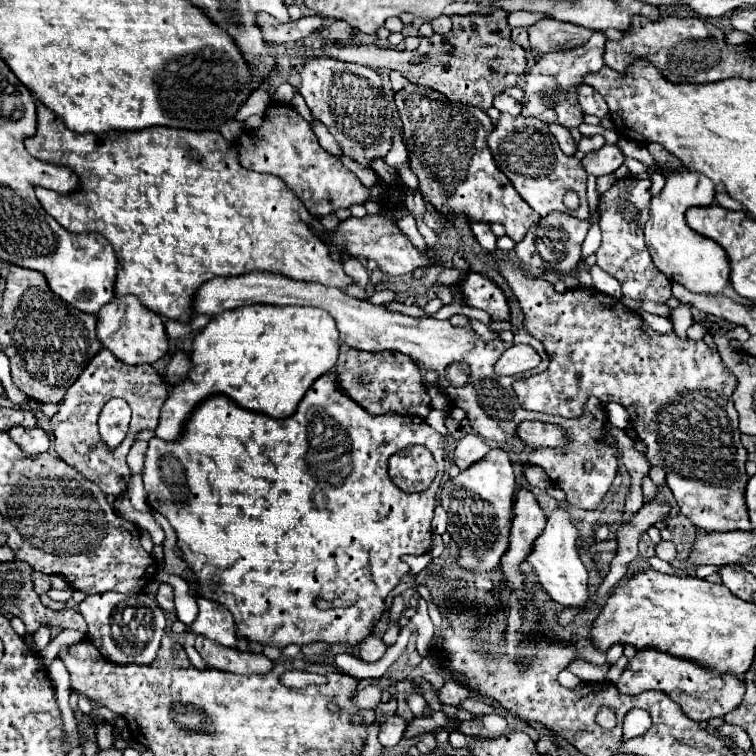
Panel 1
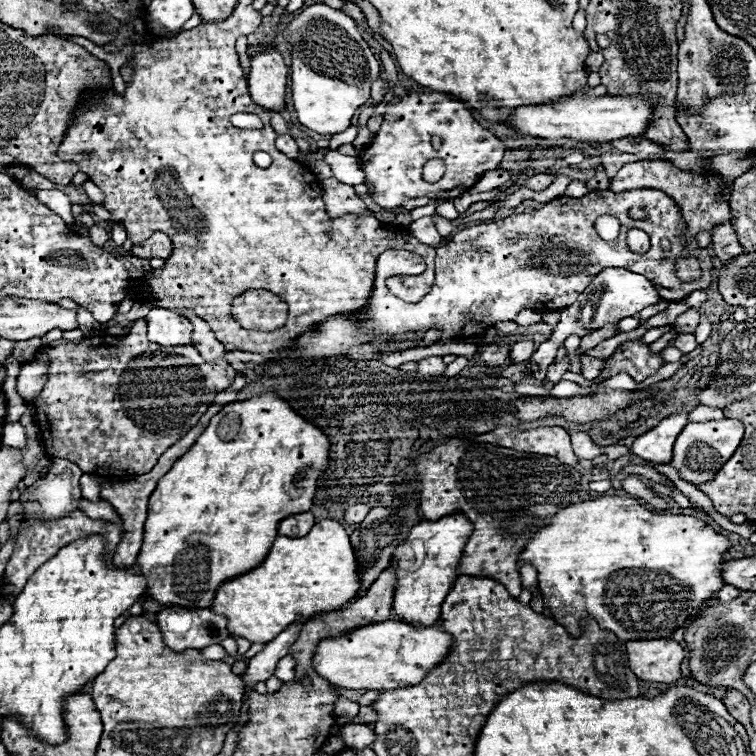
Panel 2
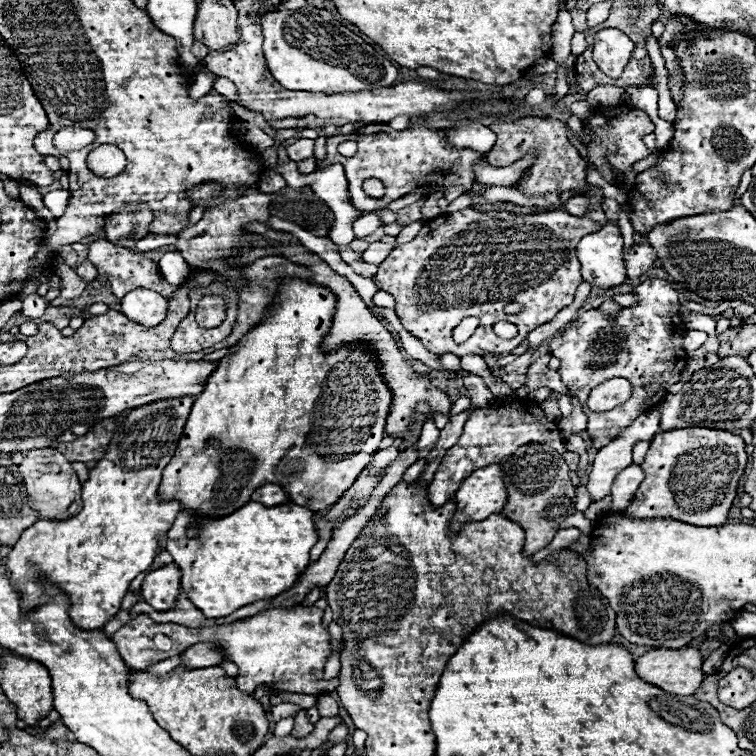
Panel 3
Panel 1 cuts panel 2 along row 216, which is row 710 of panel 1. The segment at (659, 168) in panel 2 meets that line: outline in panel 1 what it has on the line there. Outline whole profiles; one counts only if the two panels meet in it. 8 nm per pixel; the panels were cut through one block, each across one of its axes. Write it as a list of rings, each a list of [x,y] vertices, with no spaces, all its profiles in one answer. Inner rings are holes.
[[[640,650],[624,668],[622,676],[616,682],[620,694],[636,696],[646,690],[660,690],[668,694],[676,704],[680,704],[682,712],[696,722],[710,720],[714,716],[724,716],[736,708],[736,704],[744,698],[744,682],[734,680],[734,676],[714,676],[706,672],[706,668],[698,668],[690,664],[690,660],[678,660],[674,656],[666,656],[664,652]]]

